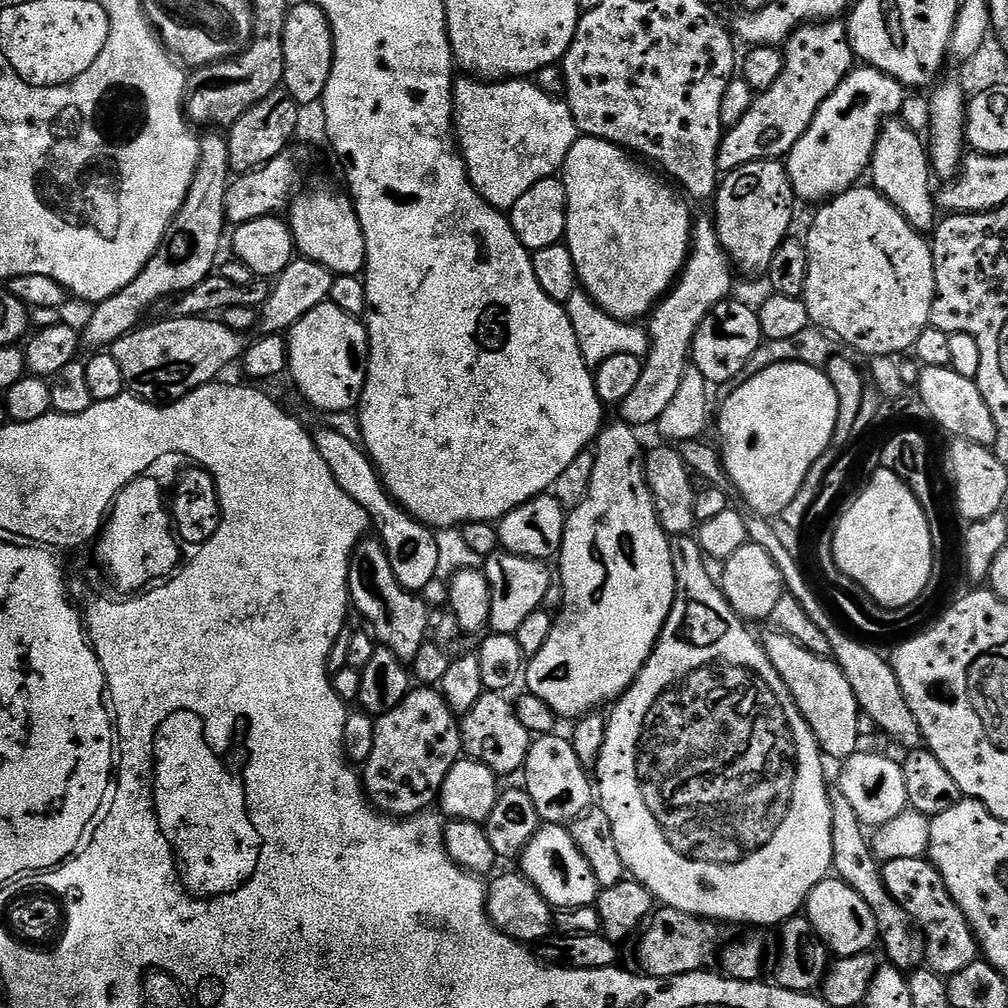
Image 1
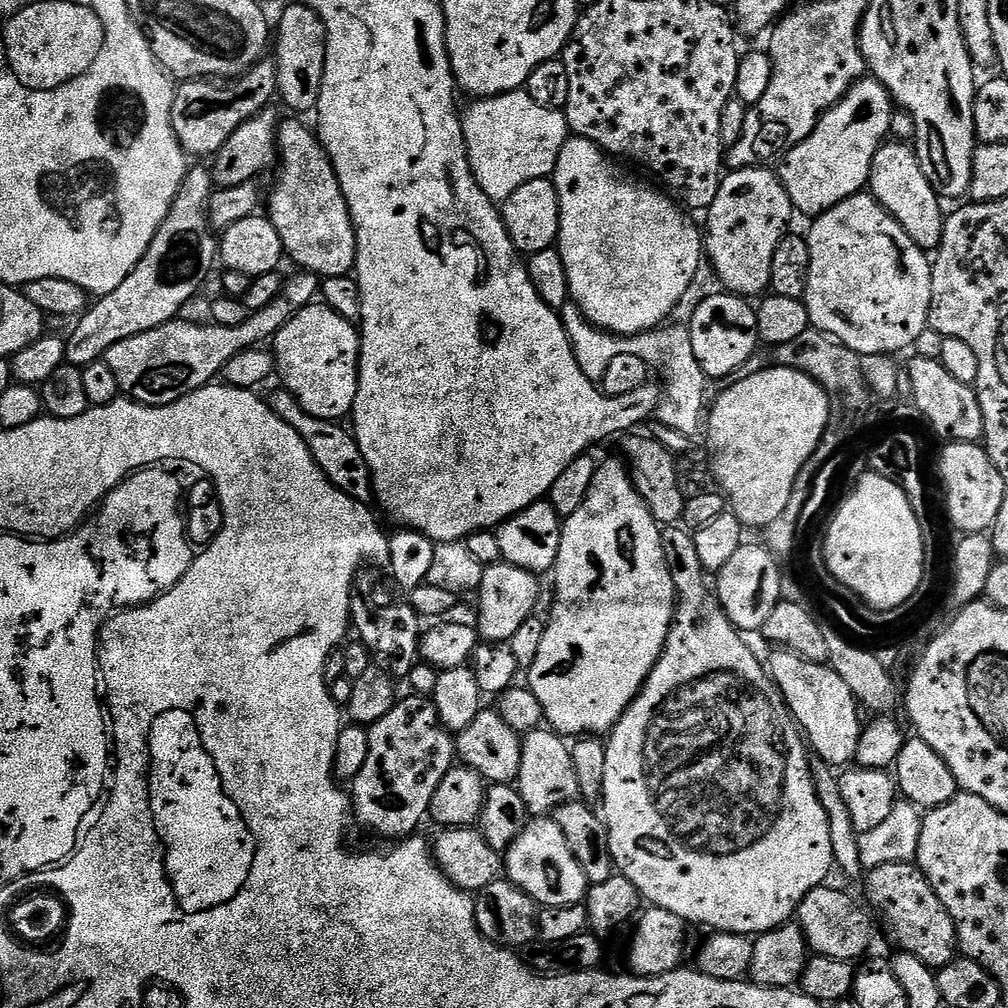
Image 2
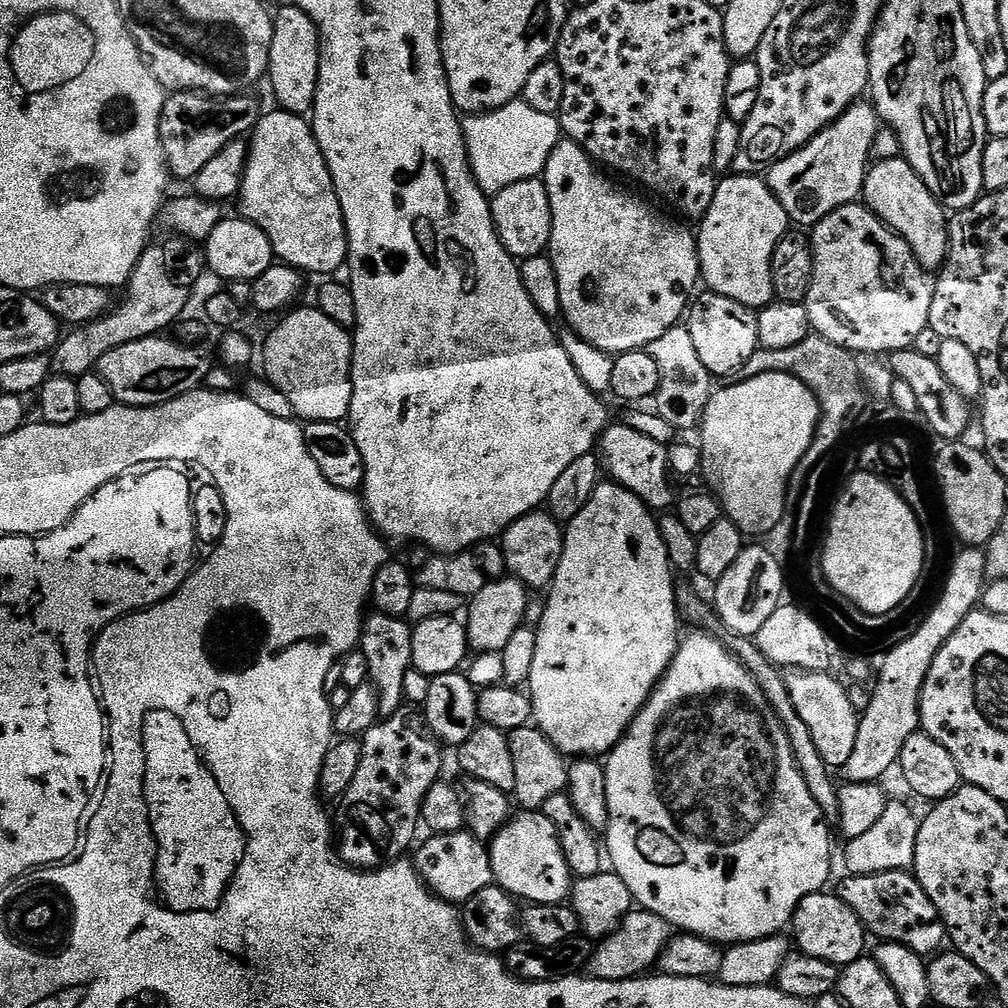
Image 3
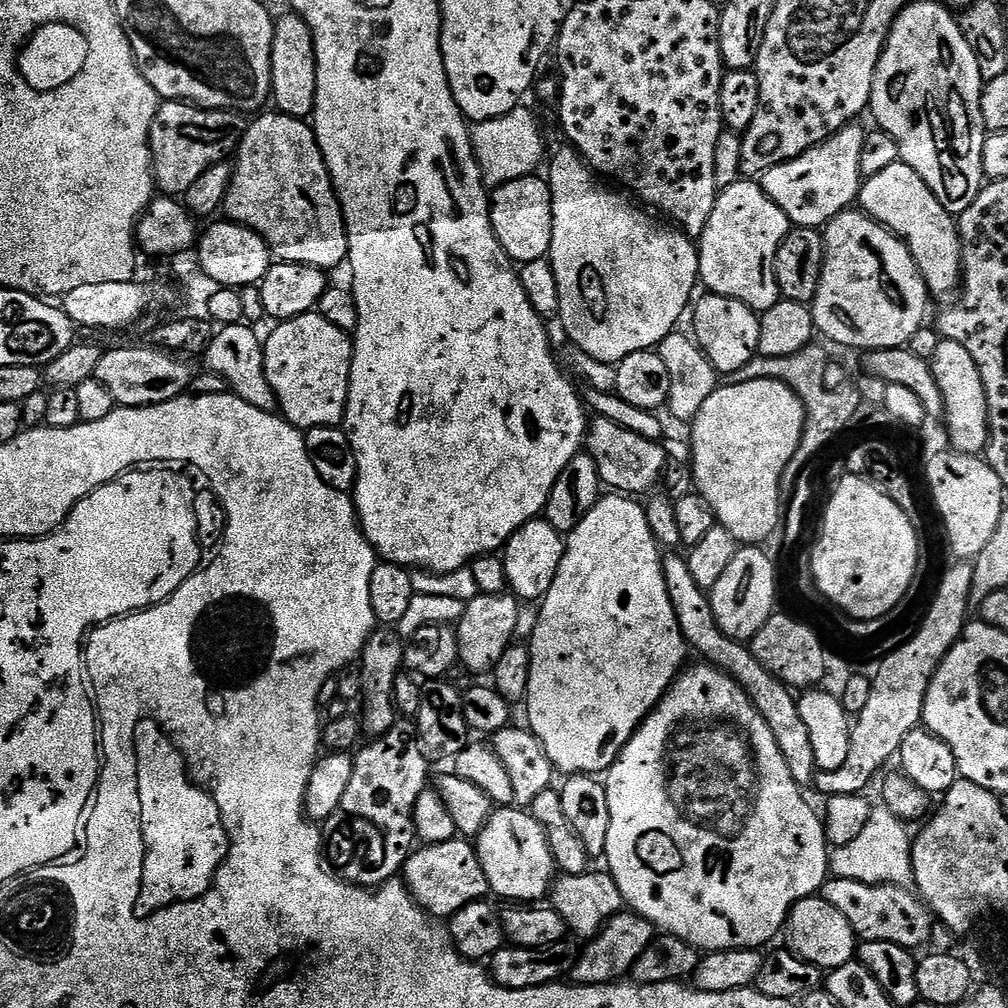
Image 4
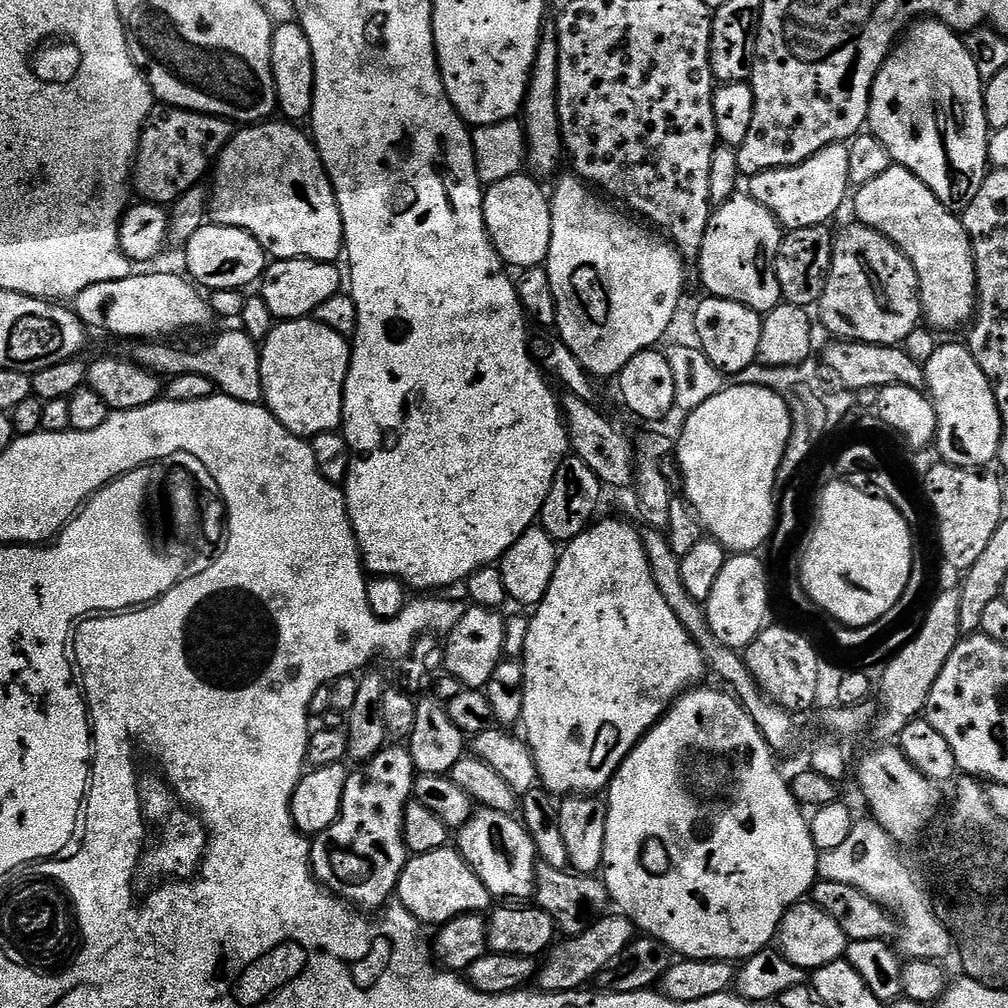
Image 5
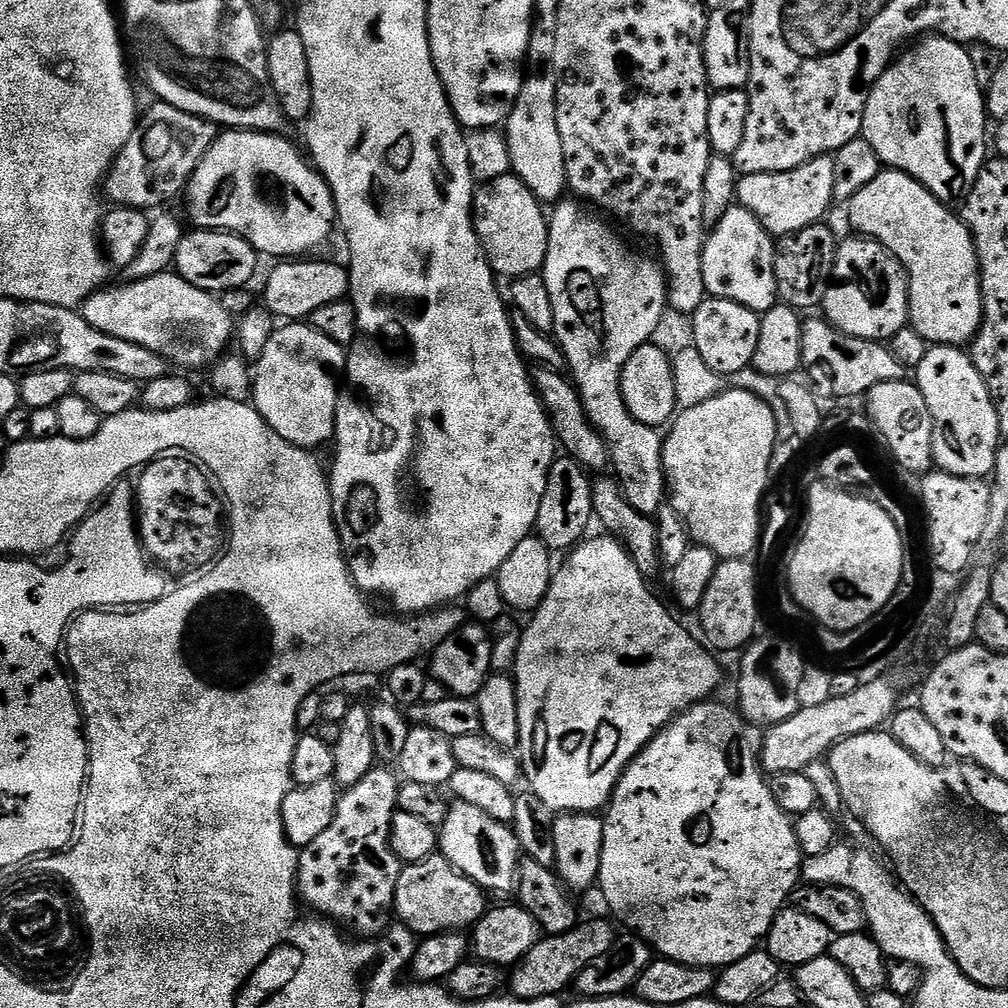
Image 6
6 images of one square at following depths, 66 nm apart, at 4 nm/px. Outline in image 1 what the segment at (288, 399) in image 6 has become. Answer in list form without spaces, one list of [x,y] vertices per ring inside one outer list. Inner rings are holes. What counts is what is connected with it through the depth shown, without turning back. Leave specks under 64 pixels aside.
[[[331,302],[319,304],[292,327],[286,339],[287,375],[317,413],[351,412],[359,405],[368,373],[368,325],[361,317],[346,314]]]

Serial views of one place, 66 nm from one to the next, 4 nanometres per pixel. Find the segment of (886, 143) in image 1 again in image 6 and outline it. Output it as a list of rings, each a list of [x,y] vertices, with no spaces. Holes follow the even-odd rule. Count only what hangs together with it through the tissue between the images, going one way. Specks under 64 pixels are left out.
[[[881,170],[874,178],[874,182],[862,186],[862,190],[858,190],[858,194],[854,194],[846,205],[848,220],[852,223],[851,231],[861,236],[867,236],[870,240],[877,240],[879,244],[886,246],[886,250],[890,250],[890,254],[894,254],[898,258],[898,262],[902,262],[904,273],[908,275],[908,318],[910,327],[918,330],[918,334],[922,334],[922,338],[932,346],[942,344],[967,345],[980,331],[980,323],[984,321],[984,299],[980,289],[980,263],[976,257],[976,247],[972,241],[972,234],[969,232],[968,227],[965,226],[963,219],[957,213],[955,216],[948,208],[951,207],[932,192],[926,191],[914,177],[908,176],[905,172],[895,170]]]

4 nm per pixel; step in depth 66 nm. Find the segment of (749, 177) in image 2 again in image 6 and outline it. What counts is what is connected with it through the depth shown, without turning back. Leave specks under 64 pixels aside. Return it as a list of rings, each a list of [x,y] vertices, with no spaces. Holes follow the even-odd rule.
[[[733,206],[722,222],[707,233],[704,241],[702,278],[705,293],[717,300],[738,302],[757,314],[770,310],[778,303],[774,274],[776,245],[777,241],[762,226],[762,222],[750,214],[750,210]]]

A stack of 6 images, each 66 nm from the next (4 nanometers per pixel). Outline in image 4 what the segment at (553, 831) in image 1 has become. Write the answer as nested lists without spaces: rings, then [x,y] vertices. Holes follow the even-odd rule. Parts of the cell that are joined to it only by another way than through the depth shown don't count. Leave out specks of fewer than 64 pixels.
[[[515,806],[497,807],[474,843],[489,889],[508,900],[504,902],[540,902],[549,895],[558,869],[550,854],[550,842],[546,842],[546,830],[534,822],[531,811]]]

